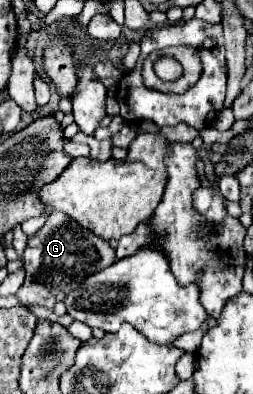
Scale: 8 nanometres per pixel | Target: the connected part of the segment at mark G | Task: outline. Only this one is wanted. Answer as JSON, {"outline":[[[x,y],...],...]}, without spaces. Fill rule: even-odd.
{"outline":[[[54,212],[48,216],[42,230],[34,234],[34,238],[28,238],[28,246],[24,252],[26,280],[18,290],[16,298],[26,308],[44,306],[52,310],[56,302],[62,302],[68,296],[68,292],[76,290],[88,276],[108,268],[114,262],[114,250],[106,240],[100,240],[92,232],[80,228],[62,212]]]}

